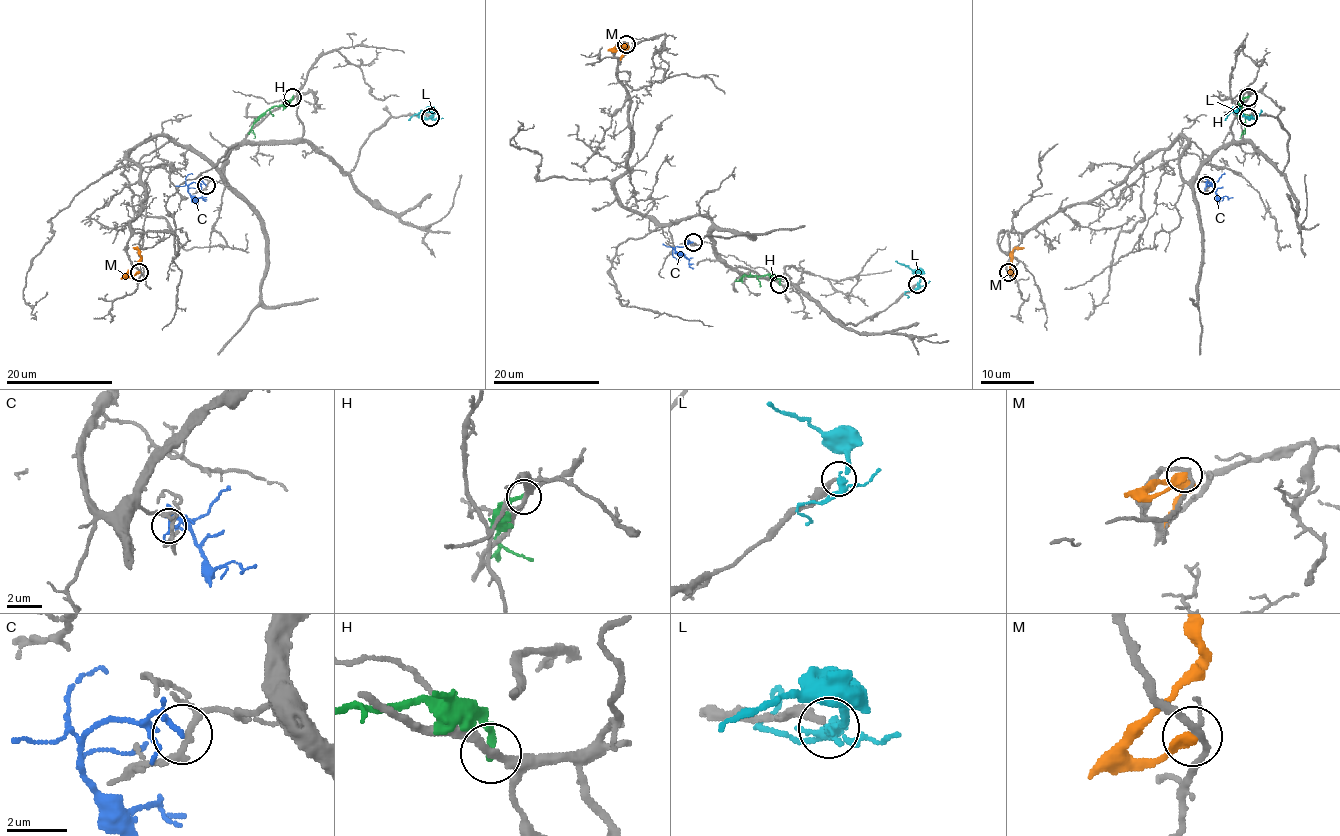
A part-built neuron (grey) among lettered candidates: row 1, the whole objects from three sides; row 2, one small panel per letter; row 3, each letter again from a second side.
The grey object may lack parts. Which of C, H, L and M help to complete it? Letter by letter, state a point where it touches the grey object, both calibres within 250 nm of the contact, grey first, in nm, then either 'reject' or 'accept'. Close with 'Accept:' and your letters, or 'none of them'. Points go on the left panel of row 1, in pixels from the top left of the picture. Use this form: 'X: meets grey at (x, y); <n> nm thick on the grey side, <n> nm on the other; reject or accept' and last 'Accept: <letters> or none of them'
C: meets grey at (206, 185); 180 nm thick on the grey side, 120 nm on the other; reject
H: meets grey at (292, 97); 280 nm thick on the grey side, 260 nm on the other; reject
L: meets grey at (430, 117); 260 nm thick on the grey side, 280 nm on the other; reject
M: meets grey at (139, 272); 180 nm thick on the grey side, 400 nm on the other; reject
Accept: none of them

